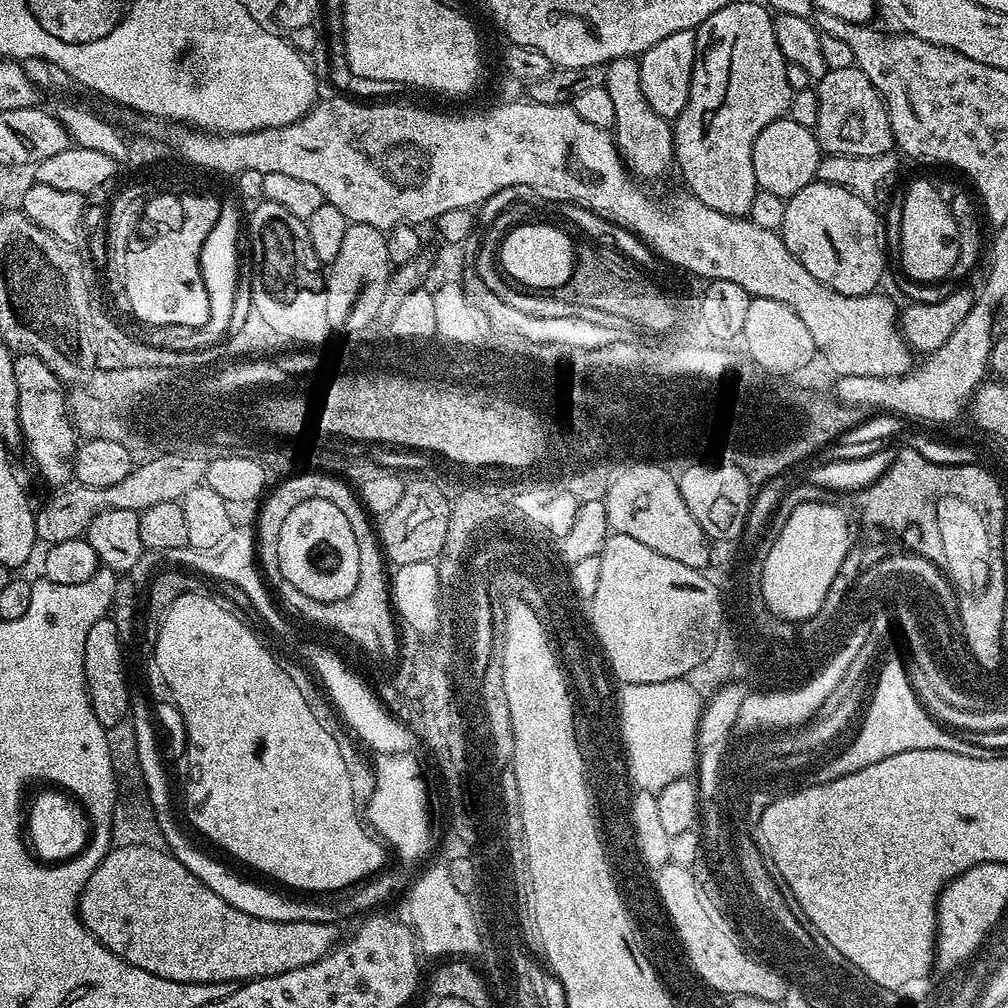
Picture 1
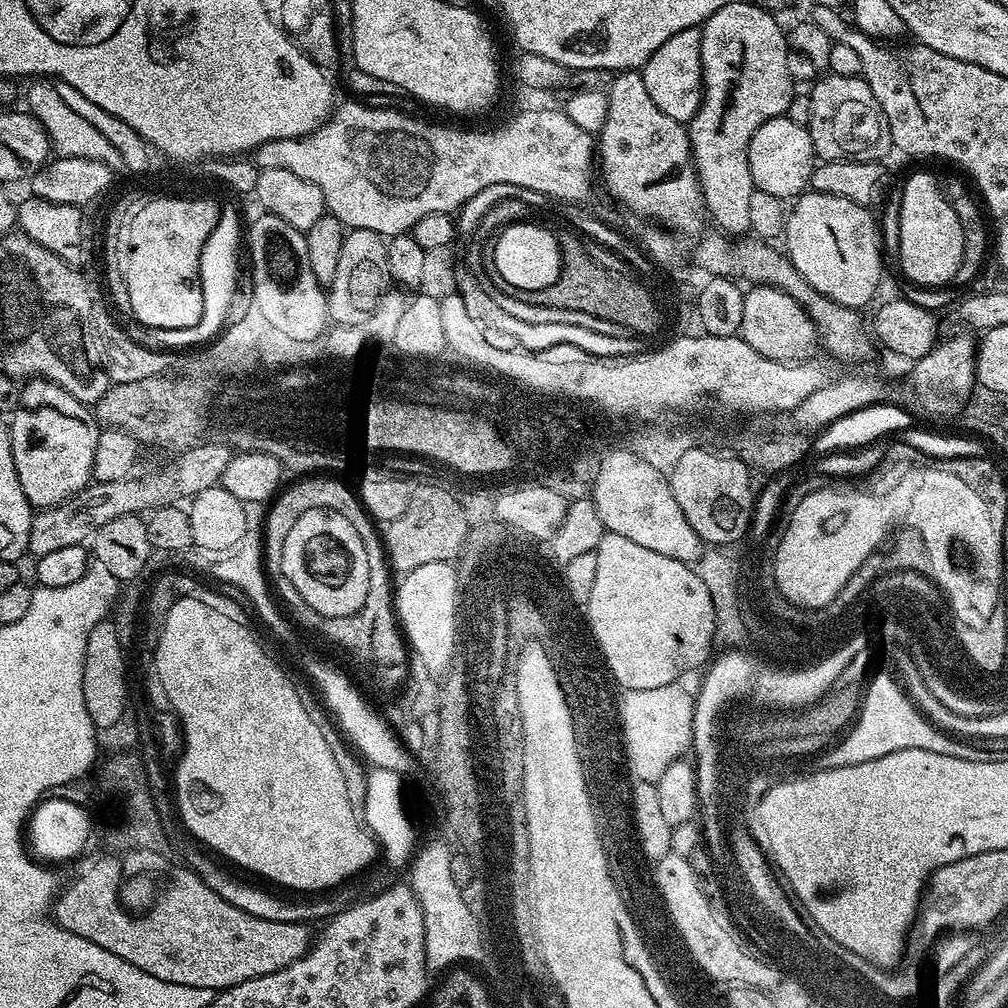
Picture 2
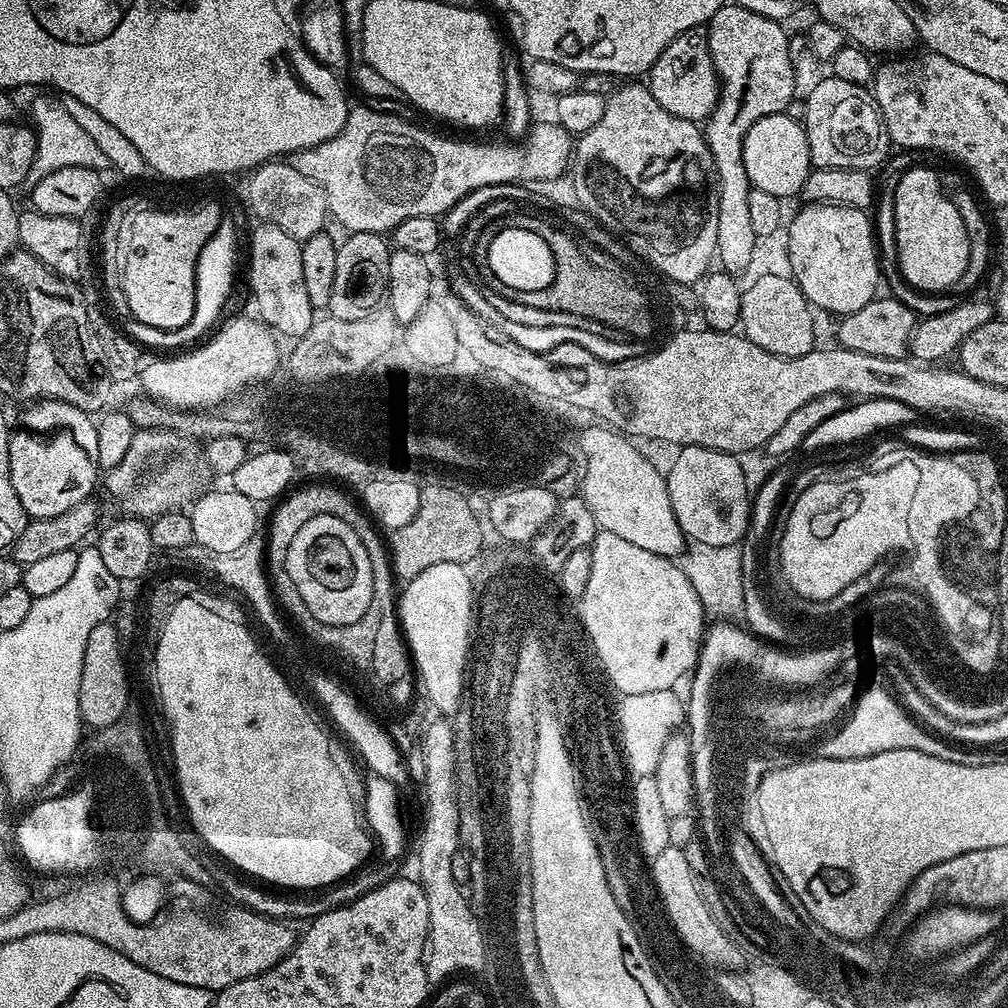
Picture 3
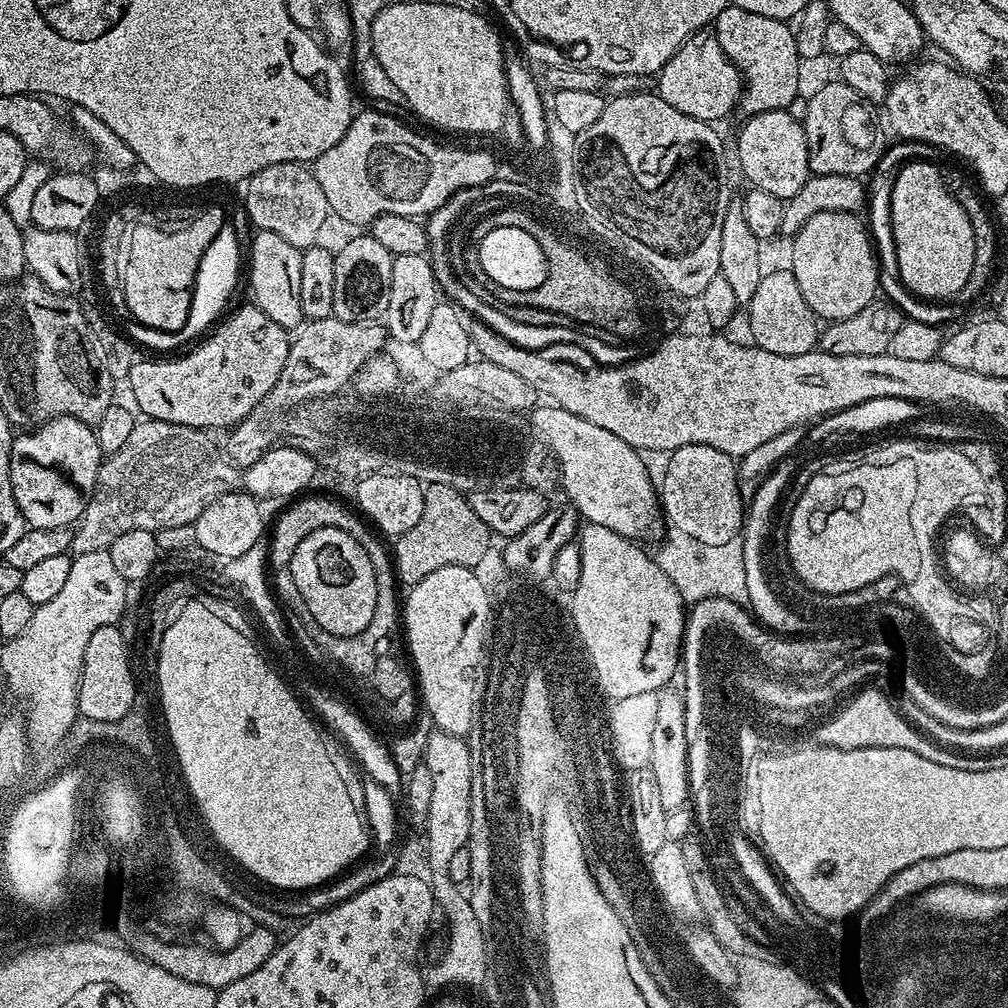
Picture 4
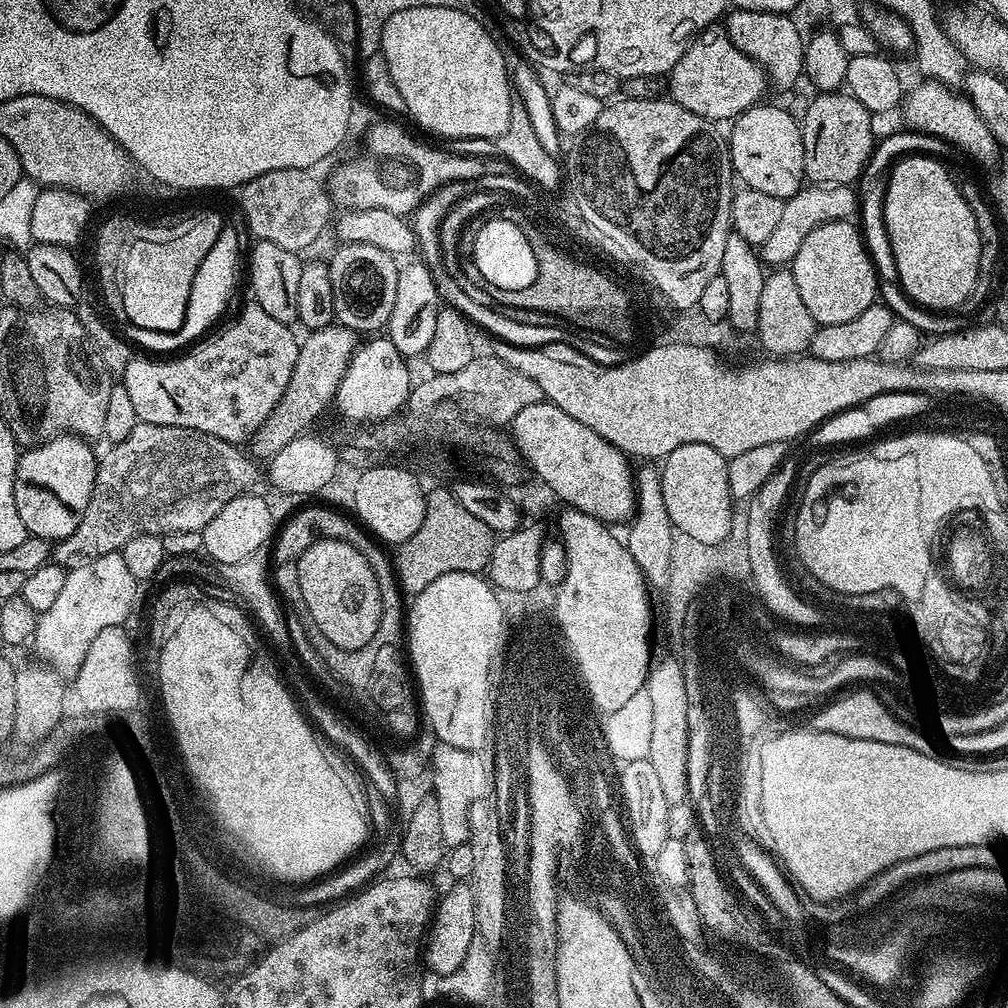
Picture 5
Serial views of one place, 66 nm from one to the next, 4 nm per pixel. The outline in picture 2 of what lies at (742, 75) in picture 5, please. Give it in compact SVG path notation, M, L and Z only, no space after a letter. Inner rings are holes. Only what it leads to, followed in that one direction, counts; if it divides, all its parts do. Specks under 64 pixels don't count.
M687 28L666 38L666 42L662 42L662 46L658 46L654 54L650 54L643 66L642 75L654 106L658 106L662 114L670 114L670 118L687 125L694 118L704 96L700 28Z

